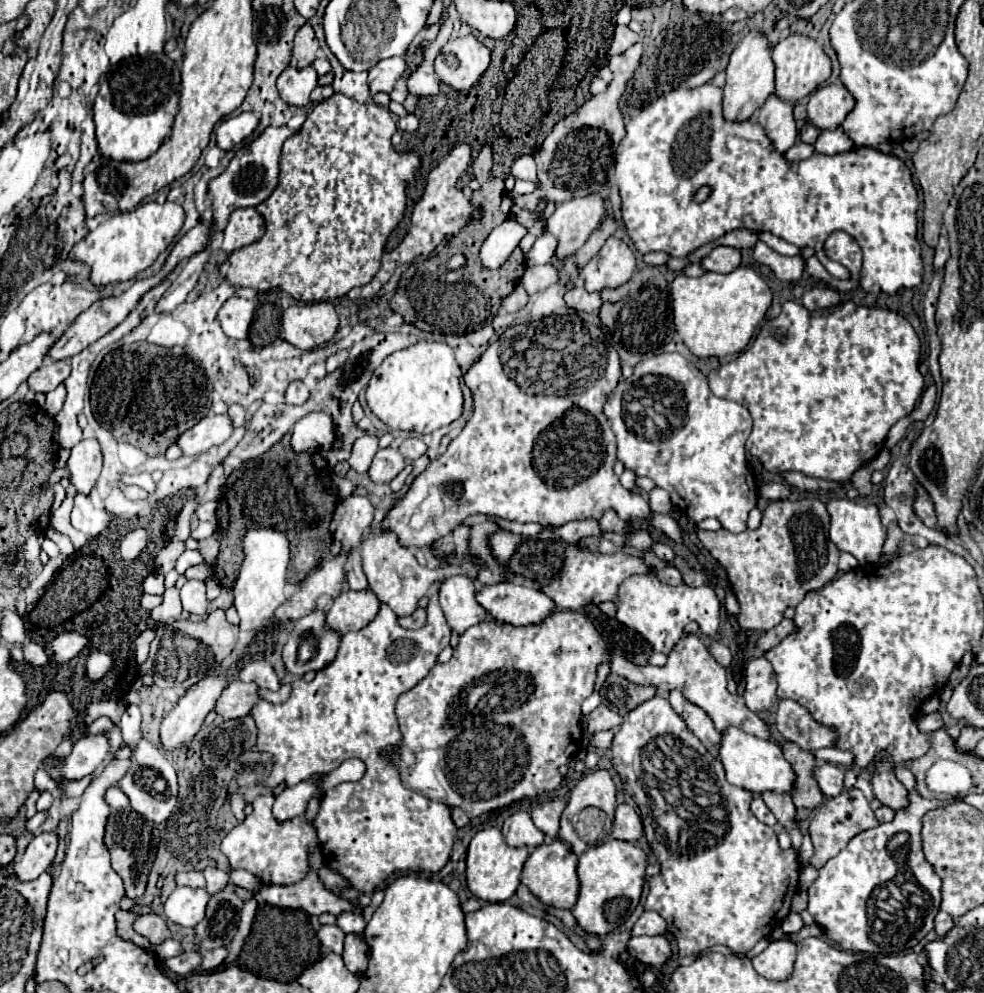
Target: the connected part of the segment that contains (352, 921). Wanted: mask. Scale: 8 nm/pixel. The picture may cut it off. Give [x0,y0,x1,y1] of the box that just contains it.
[337,914,367,936]

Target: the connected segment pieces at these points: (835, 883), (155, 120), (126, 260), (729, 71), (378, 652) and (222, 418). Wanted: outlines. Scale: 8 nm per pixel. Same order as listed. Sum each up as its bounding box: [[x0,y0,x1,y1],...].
[[807,792,957,956],[93,54,179,160],[71,202,183,286],[723,30,775,120],[251,594,457,894],[177,414,233,456]]

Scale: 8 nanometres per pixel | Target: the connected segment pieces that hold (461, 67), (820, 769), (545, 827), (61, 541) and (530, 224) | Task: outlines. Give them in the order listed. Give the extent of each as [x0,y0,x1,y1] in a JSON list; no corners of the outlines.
[[435,34,491,90],[813,764,843,798],[531,798,567,838],[47,528,75,556],[511,204,541,236]]

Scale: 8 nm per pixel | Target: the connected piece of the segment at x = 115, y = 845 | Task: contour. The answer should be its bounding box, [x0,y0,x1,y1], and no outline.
[105,808,159,900]

